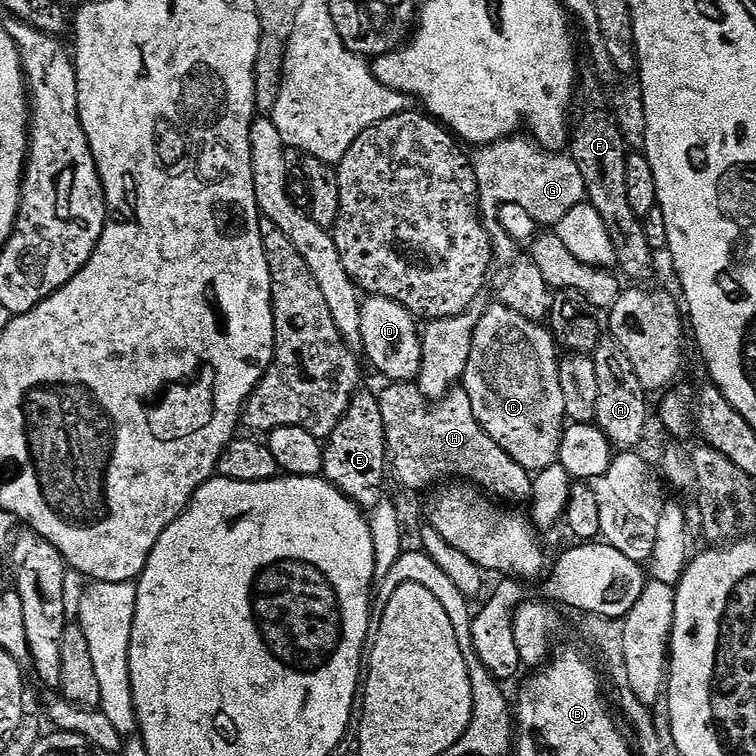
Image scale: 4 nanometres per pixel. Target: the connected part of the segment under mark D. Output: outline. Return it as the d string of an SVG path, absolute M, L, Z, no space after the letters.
M369 295L361 303L363 355L388 379L388 382L412 382L422 366L423 342L417 317L390 298Z

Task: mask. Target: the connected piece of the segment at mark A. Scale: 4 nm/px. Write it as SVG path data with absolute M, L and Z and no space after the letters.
M611 338L601 339L591 357L594 362L594 374L598 374L598 406L594 423L606 434L613 449L635 449L636 443L644 436L644 427L648 424L649 397L646 390L642 382L638 382L638 374L634 374L634 365L618 341Z

